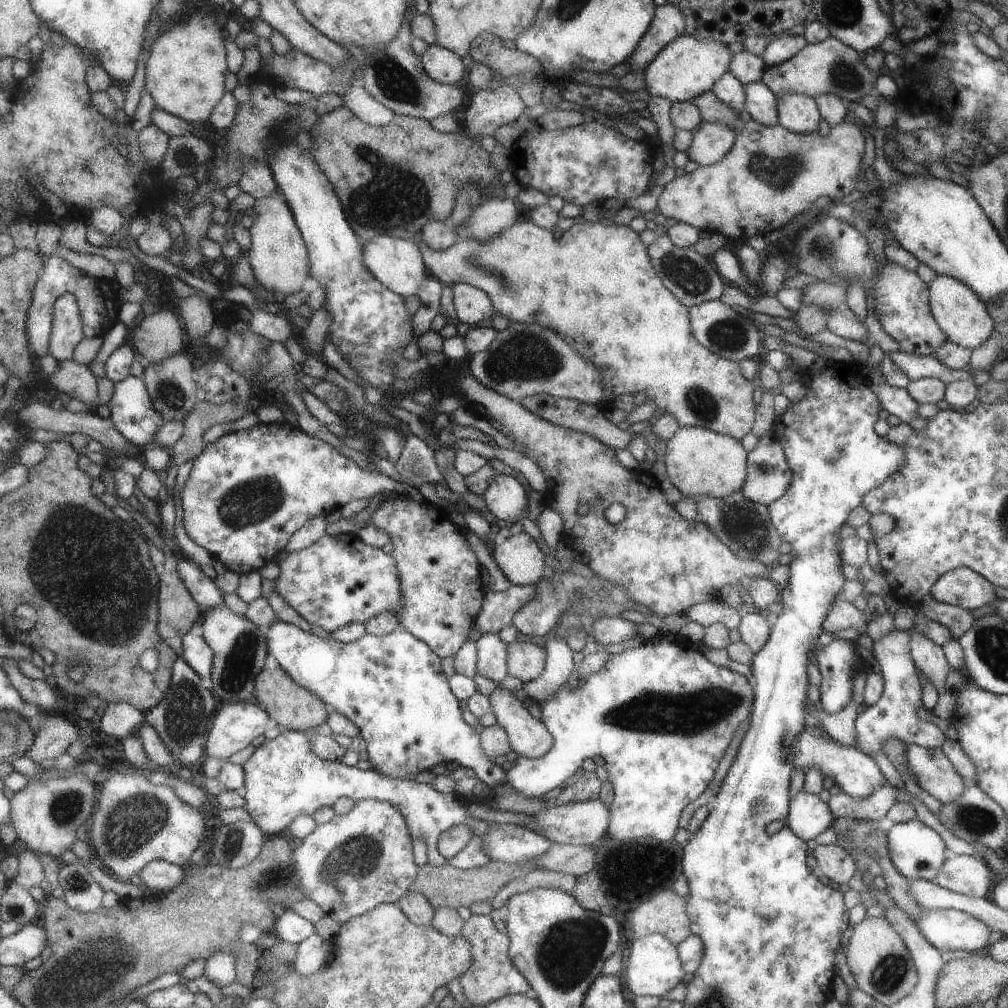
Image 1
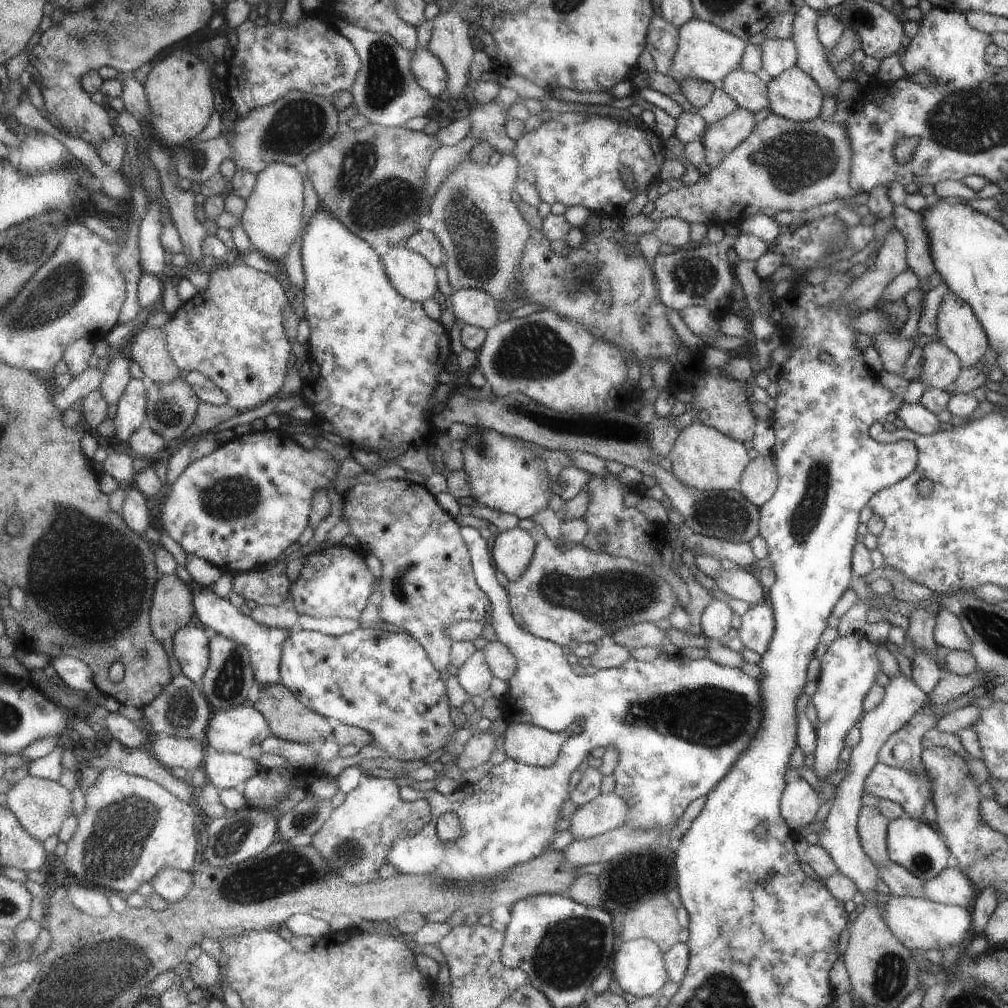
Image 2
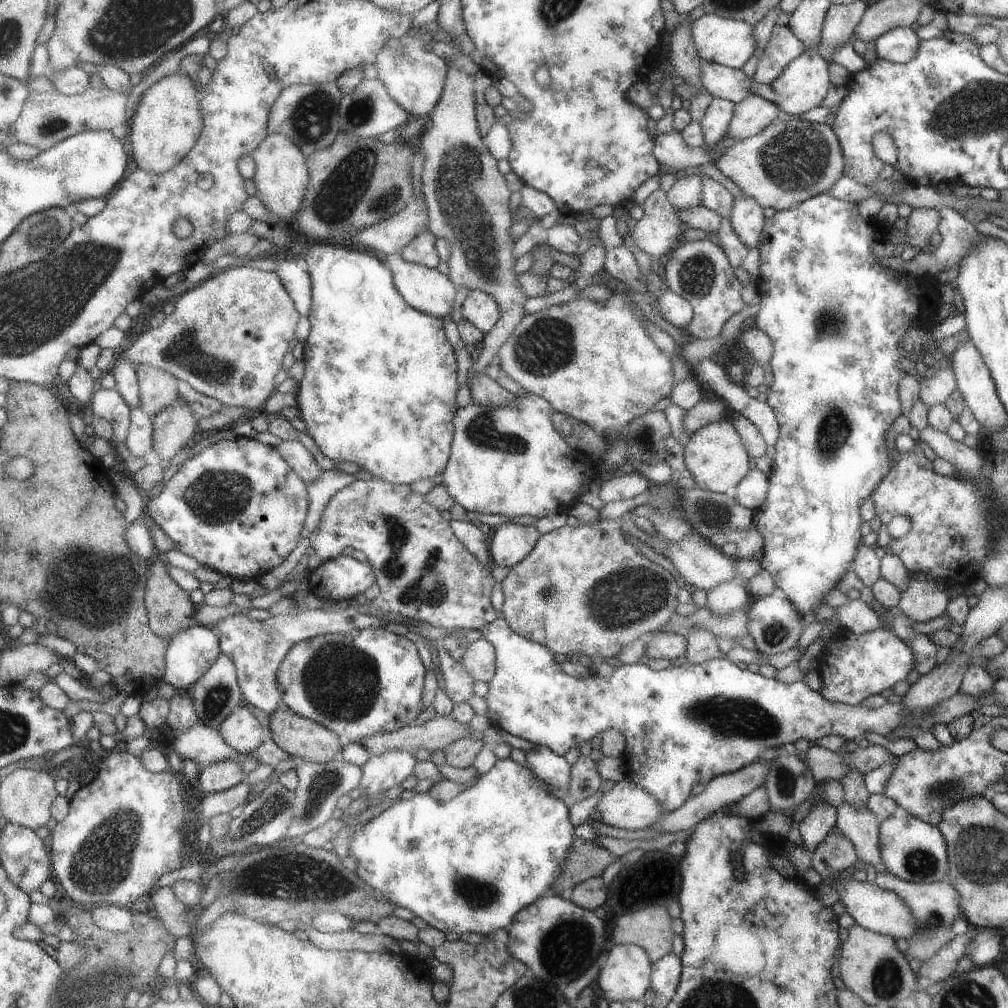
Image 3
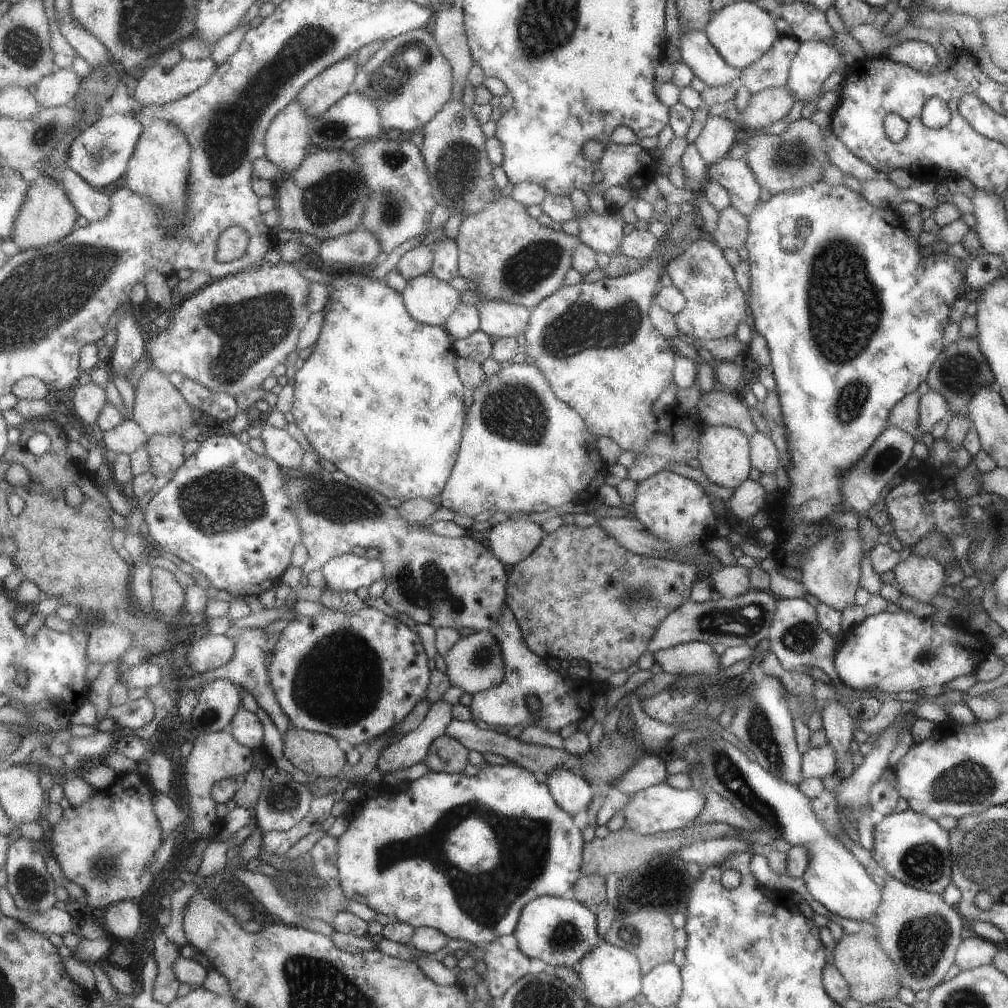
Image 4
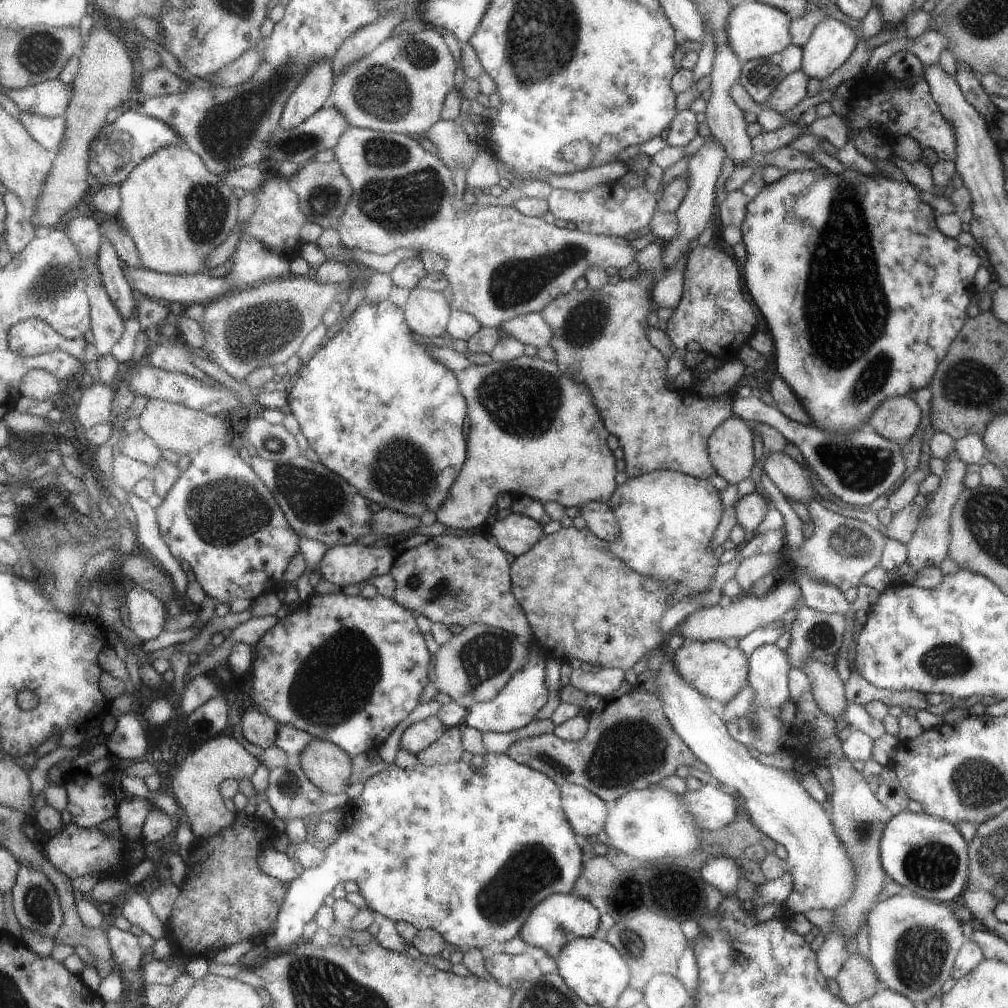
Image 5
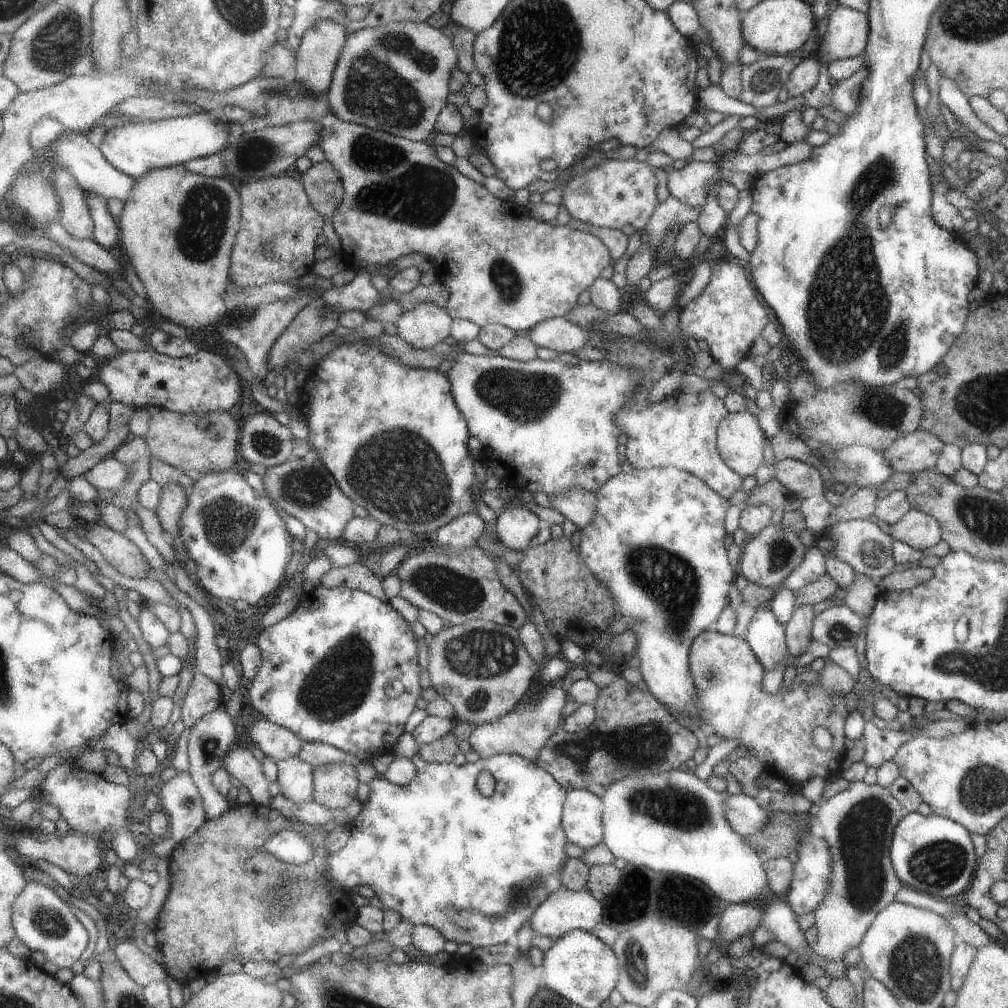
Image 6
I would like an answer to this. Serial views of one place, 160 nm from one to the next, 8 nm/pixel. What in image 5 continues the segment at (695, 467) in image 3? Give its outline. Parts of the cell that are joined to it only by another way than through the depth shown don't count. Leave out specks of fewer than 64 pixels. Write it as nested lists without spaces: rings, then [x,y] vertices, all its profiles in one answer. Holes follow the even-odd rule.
[[[730,415],[708,438],[709,462],[727,485],[738,484],[749,477],[753,466],[751,426]]]

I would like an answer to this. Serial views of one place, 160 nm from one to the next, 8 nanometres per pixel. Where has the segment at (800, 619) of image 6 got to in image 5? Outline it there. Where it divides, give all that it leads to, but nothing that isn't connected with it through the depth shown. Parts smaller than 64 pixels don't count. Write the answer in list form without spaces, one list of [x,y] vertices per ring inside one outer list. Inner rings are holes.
[[[805,658],[800,669],[811,686],[810,692],[817,708],[835,719],[845,715],[845,686],[839,679],[837,670],[815,658]]]

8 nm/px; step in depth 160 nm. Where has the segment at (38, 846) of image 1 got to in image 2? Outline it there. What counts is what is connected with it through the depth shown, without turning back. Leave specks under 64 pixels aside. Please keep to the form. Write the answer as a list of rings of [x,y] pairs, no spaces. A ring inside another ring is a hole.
[[[25,775],[19,782],[16,782],[6,794],[7,806],[14,812],[23,828],[33,838],[45,842],[53,834],[63,828],[65,821],[73,814],[73,798],[71,791],[65,788],[59,781]]]

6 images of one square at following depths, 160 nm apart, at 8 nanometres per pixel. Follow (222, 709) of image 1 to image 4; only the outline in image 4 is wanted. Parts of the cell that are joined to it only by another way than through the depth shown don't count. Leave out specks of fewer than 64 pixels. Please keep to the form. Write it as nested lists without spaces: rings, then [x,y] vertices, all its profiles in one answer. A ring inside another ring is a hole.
[[[243,707],[233,717],[229,730],[241,744],[252,749],[260,748],[263,744],[263,738],[265,738],[265,726],[263,726],[261,718],[255,712]]]

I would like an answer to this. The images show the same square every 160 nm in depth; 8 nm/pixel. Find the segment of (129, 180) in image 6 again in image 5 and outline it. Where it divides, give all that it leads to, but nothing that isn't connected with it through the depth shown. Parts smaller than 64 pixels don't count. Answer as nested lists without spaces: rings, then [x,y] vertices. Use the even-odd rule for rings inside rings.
[[[20,112],[20,122],[26,131],[36,142],[39,142],[47,152],[57,155],[61,152],[65,134],[67,134],[67,116],[59,118],[41,118],[35,114]]]

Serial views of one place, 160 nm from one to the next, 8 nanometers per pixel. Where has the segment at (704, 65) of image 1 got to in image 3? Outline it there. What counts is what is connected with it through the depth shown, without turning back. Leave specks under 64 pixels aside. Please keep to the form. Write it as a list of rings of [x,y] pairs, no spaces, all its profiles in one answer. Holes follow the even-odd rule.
[[[705,14],[691,24],[691,44],[693,44],[700,60],[740,69],[747,62],[747,58],[753,54],[753,48],[755,48],[753,24],[743,22],[743,20],[735,20],[735,18]]]

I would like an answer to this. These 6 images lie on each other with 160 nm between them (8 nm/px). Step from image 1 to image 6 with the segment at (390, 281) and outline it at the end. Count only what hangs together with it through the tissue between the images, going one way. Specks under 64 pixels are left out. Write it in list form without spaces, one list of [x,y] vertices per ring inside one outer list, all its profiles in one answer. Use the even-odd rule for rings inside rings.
[[[423,302],[400,316],[394,324],[397,328],[395,334],[399,338],[403,338],[407,344],[411,344],[413,348],[417,348],[417,350],[433,350],[433,346],[451,339],[453,320],[446,308],[441,308],[433,302]]]

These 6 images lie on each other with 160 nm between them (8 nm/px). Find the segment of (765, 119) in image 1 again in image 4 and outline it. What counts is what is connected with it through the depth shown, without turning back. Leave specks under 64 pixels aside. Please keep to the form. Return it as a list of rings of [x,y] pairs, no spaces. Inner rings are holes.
[[[702,31],[680,32],[679,42],[681,62],[706,87],[738,85],[740,72],[719,57]]]

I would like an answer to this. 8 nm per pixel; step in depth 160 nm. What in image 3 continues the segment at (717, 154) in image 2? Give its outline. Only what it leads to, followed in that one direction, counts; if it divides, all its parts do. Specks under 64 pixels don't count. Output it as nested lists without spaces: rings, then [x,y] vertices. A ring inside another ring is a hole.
[[[751,94],[735,103],[731,121],[727,124],[727,137],[739,141],[754,136],[777,119],[778,113],[773,102]]]

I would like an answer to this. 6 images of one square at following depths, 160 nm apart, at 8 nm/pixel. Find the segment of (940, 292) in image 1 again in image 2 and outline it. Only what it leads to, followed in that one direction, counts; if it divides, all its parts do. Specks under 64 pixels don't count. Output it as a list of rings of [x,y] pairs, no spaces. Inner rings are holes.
[[[951,291],[939,302],[935,326],[937,339],[957,356],[962,369],[974,365],[988,347],[981,323],[969,305]]]

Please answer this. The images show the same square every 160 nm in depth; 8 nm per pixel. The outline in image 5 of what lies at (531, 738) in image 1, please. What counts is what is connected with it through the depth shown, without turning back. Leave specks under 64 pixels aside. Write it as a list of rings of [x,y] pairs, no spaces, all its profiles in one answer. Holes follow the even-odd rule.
[[[563,784],[562,806],[577,835],[589,837],[604,830],[607,806],[597,794],[577,784]]]

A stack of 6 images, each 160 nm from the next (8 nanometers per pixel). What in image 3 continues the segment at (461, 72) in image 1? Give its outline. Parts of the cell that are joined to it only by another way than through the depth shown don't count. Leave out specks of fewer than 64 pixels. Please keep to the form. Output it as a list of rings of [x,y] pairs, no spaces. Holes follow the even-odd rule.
[[[408,33],[402,38],[393,38],[377,54],[371,74],[375,80],[383,82],[387,94],[395,104],[409,112],[411,116],[427,117],[439,104],[449,78],[449,64],[431,50],[432,39],[429,33]]]

